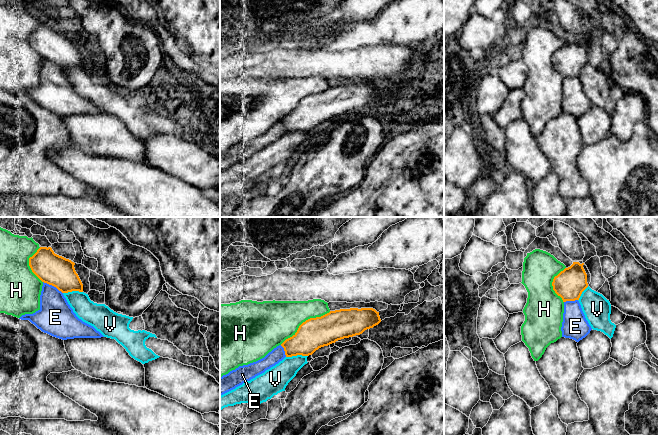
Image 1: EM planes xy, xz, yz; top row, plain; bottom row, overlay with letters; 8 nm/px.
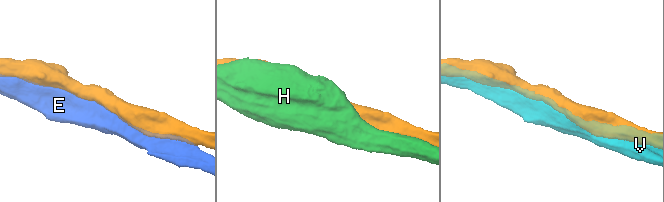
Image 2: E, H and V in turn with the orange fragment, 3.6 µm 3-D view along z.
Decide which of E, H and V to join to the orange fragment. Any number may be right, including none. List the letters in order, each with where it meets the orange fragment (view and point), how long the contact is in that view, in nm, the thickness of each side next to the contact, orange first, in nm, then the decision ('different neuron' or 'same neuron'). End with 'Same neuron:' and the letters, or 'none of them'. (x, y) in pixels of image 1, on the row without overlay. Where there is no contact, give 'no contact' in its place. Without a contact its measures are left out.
E: meets orange in xy at (53, 61); contact 190 nm long; 240 nm thick on the orange side, 280 nm on the other; different neuron
H: meets orange in xz at (305, 97); contact 480 nm long; 240 nm thick on the orange side, 340 nm on the other; different neuron
V: meets orange in xz at (296, 131); contact 180 nm long; 240 nm thick on the orange side, 200 nm on the other; same neuron
Same neuron: V

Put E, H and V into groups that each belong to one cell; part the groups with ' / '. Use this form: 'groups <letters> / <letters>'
groups E H / V

